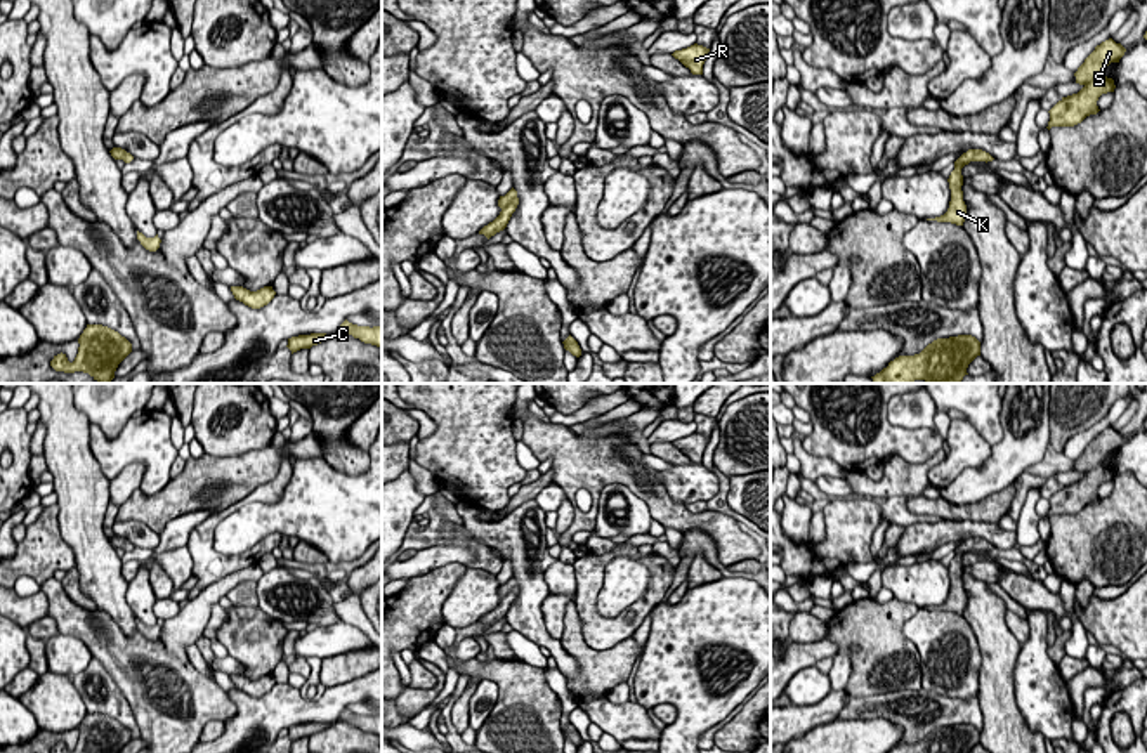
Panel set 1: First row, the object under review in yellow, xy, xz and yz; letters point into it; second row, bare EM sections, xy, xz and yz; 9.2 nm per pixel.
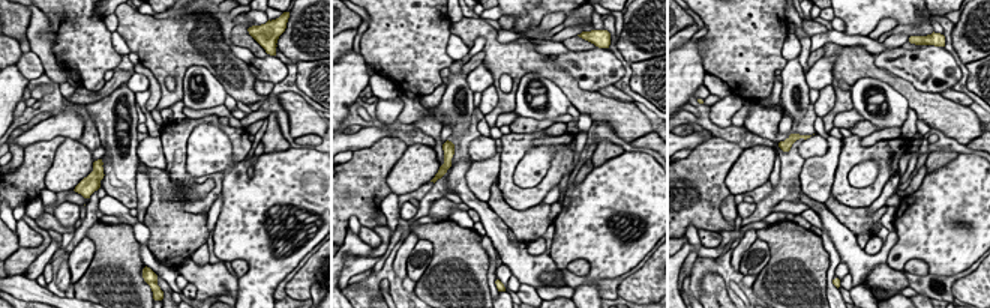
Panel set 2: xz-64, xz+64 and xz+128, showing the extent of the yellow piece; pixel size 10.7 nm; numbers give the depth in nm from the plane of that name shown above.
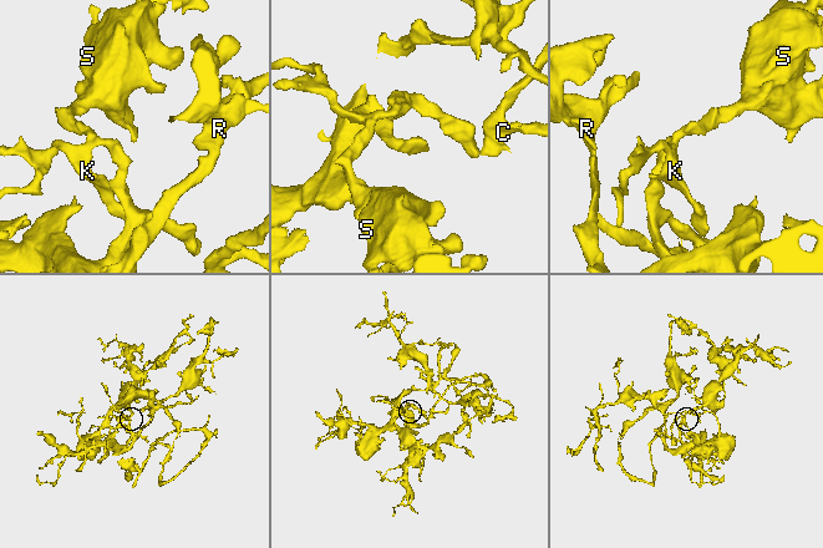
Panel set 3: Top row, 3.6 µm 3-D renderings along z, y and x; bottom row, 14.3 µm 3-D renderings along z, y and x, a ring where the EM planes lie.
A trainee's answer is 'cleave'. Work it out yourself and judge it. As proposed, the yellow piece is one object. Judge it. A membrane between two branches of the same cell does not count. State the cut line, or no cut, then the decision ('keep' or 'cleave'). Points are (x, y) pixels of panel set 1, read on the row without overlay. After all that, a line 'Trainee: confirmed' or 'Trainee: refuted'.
no cut; keep
Trainee: refuted

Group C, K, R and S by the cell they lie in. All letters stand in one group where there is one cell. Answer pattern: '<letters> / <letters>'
C K R S

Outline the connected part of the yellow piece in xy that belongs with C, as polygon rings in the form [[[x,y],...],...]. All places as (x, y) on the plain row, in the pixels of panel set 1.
[[[311,722],[311,724],[298,724],[298,725],[292,725],[288,727],[288,737],[293,741],[300,739],[300,737],[311,737],[312,734],[318,734],[321,730],[324,730],[328,725],[326,722]]]

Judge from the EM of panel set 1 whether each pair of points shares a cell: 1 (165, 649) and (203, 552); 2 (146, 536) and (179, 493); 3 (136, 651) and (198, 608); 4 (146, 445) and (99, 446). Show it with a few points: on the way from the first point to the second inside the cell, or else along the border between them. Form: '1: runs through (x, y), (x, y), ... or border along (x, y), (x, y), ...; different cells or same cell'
1: border along (222, 580), (212, 582), (188, 602); different cells
2: border along (117, 519), (139, 519), (158, 535); different cells
3: runs through (153, 651), (163, 651), (188, 625); same cell
4: runs through (134, 445), (111, 446); same cell

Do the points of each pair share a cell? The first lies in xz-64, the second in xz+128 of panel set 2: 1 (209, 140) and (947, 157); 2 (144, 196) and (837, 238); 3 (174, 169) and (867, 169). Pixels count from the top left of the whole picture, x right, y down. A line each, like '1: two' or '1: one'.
1: two
2: two
3: two

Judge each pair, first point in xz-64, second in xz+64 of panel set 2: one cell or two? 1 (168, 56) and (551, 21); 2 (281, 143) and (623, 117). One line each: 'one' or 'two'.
1: two
2: two

